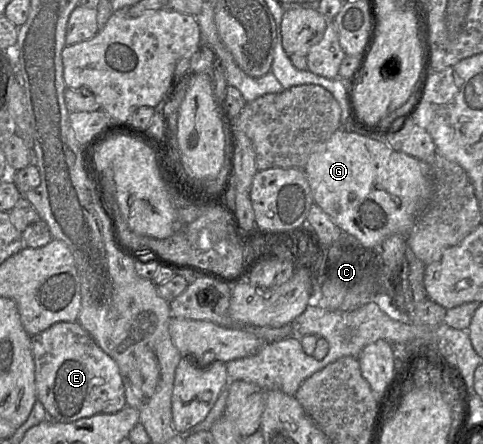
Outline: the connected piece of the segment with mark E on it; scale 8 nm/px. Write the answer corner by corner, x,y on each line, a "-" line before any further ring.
77,321
59,322
32,336
31,349
36,397
48,418
69,423
97,414
116,413
127,405
117,363

